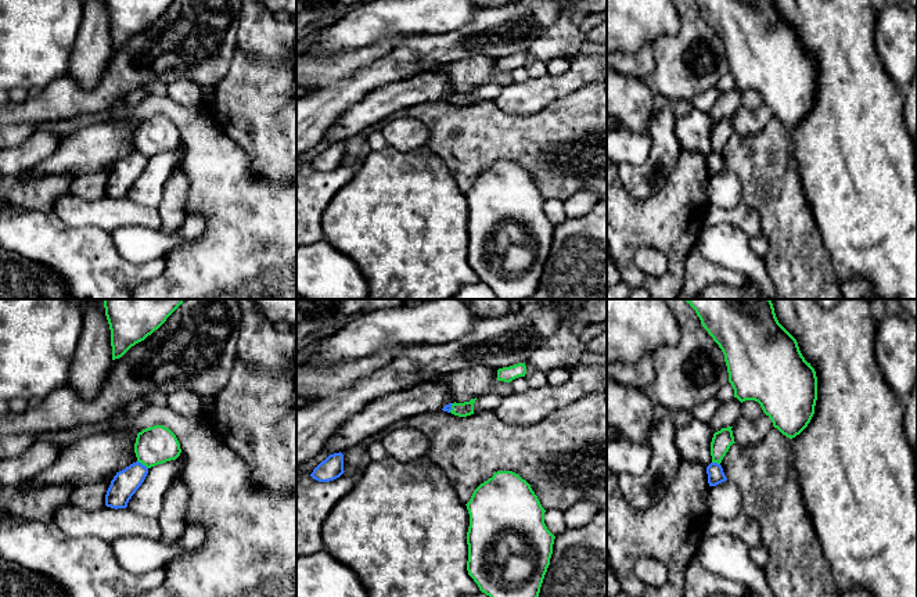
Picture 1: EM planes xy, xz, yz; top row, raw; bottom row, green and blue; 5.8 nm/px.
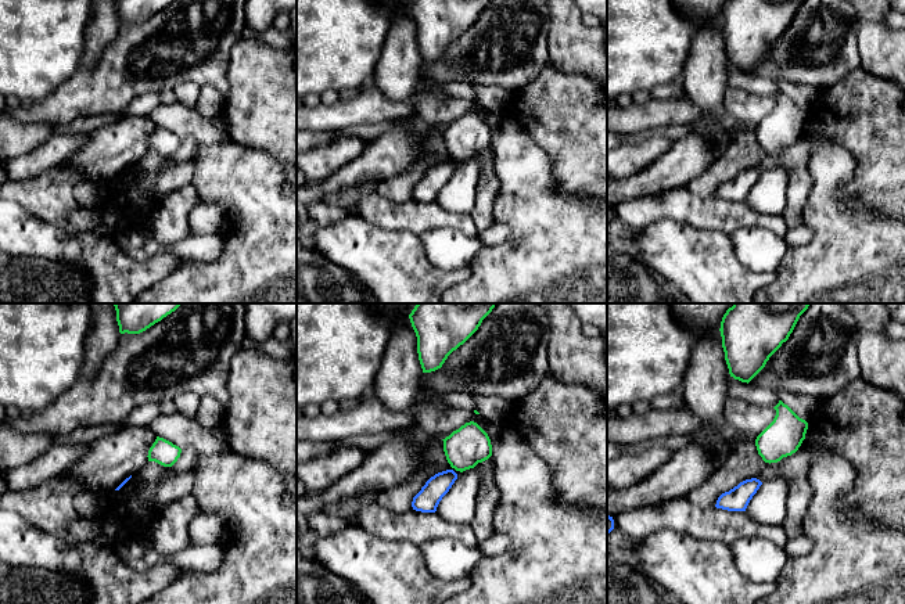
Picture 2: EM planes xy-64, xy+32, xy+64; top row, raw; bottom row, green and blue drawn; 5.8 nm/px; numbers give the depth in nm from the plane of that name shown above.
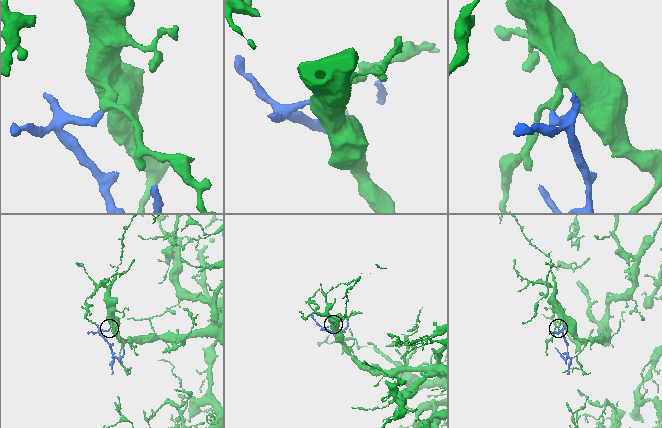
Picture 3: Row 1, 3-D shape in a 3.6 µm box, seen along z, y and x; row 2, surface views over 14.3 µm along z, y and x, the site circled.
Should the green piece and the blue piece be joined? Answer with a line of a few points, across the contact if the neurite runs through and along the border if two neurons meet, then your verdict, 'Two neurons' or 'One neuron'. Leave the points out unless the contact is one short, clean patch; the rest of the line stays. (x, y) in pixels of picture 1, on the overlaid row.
Line: xy (137, 460), (147, 468). Two neurons

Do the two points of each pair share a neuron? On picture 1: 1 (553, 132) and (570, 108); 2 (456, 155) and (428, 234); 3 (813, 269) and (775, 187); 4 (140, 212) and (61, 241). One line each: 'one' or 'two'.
1: one
2: two
3: one
4: two

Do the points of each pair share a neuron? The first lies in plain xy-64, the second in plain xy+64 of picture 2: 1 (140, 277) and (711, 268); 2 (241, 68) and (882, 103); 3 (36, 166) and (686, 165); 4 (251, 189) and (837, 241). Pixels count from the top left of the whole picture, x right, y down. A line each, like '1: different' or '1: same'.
1: same
2: same
3: different
4: same

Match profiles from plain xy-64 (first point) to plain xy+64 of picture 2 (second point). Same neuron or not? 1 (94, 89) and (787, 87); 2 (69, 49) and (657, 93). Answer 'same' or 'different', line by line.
1: different
2: different

